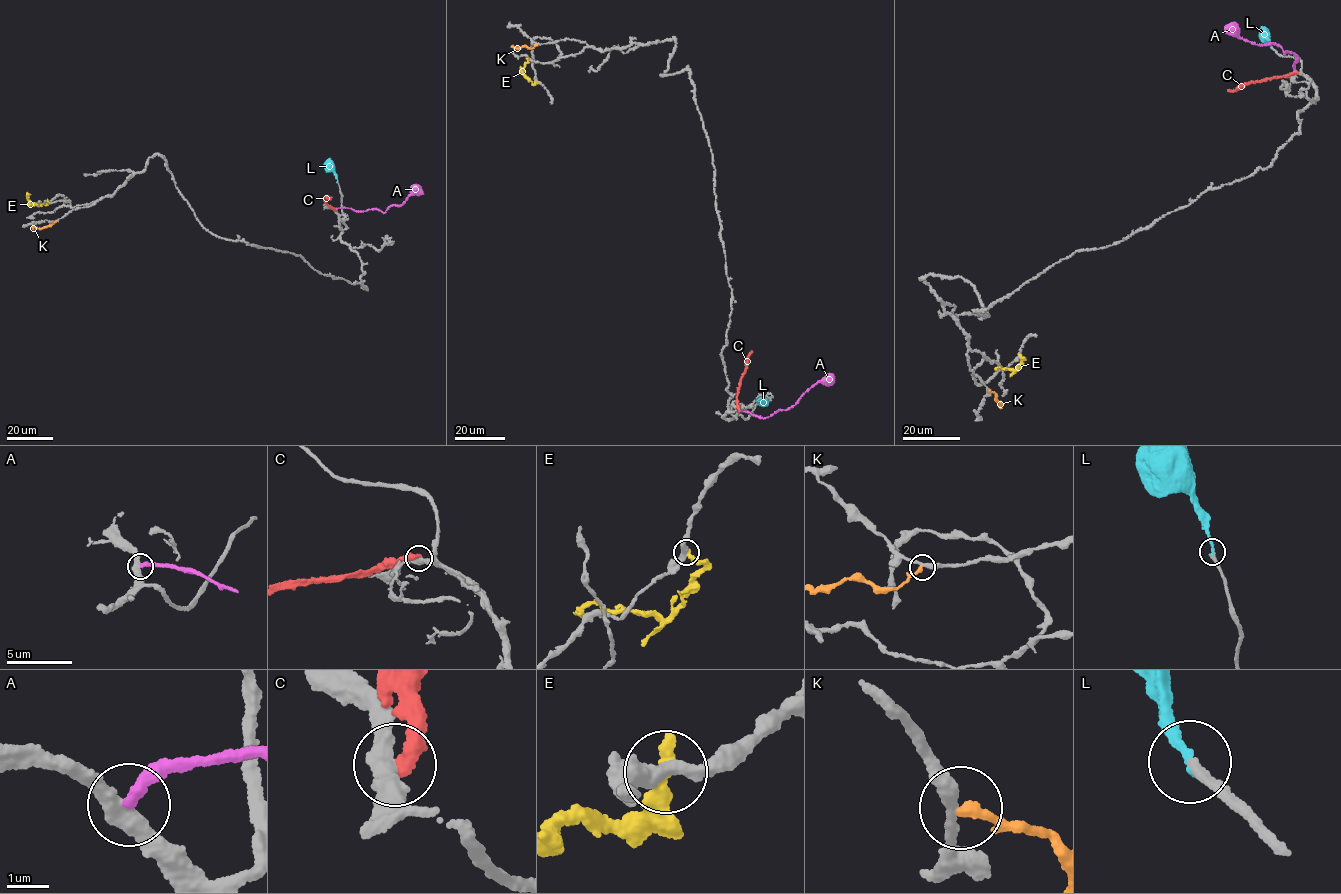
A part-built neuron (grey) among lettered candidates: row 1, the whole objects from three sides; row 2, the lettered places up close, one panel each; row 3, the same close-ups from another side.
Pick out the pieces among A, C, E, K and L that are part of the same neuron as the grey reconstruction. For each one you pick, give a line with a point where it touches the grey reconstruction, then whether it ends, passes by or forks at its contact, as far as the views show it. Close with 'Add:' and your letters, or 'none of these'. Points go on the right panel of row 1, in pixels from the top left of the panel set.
L: meets grey at (1271, 47); it ends there
Add: L

